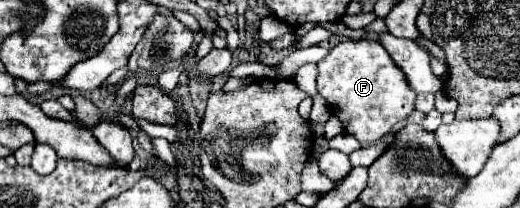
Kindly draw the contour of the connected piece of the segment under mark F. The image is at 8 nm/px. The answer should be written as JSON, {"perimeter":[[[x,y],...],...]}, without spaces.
{"perimeter":[[[370,39],[344,41],[318,63],[318,93],[330,103],[344,129],[360,143],[376,143],[390,135],[390,129],[414,111],[416,99],[416,93],[406,87],[402,71],[386,55],[386,49]]]}

